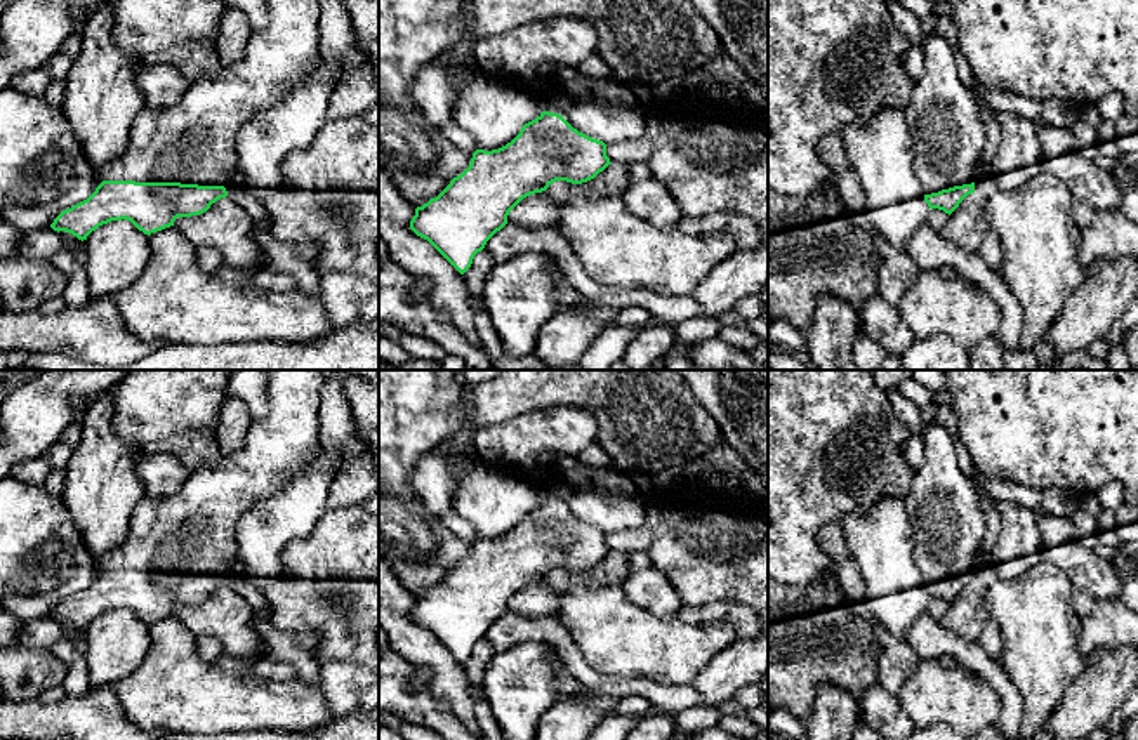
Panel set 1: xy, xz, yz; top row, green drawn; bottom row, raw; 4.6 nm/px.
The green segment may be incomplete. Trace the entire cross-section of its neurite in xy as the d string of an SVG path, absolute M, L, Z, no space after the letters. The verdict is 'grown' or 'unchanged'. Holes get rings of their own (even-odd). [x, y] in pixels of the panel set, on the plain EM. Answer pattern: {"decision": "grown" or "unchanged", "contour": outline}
{"decision": "grown", "contour": "M268 370L266 398L268 412L252 420L243 445L233 453L221 453L217 462L189 471L184 486L170 497L146 497L137 504L130 518L127 540L101 558L103 572L83 591L63 599L50 617L66 620L78 629L111 610L130 610L144 624L174 615L177 606L200 605L221 587L228 585L231 563L238 554L236 525L240 518L259 500L280 492L295 474L306 471L320 453L320 389L325 382L321 370Z"}

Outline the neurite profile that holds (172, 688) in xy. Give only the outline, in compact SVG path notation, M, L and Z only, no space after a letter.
M174 615L151 622L149 650L137 669L113 684L125 717L142 731L233 733L314 731L335 721L321 683L269 681L257 674L229 672L203 662L195 634Z

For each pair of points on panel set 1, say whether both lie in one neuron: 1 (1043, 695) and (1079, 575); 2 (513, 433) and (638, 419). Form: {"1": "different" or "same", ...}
{"1": "different", "2": "different"}

